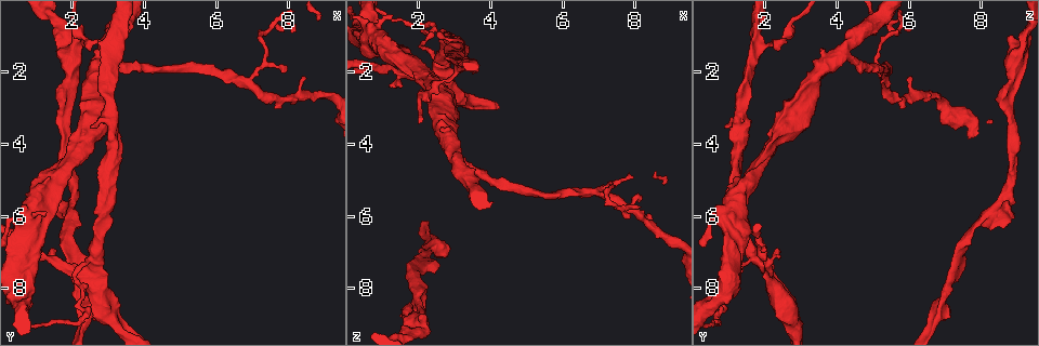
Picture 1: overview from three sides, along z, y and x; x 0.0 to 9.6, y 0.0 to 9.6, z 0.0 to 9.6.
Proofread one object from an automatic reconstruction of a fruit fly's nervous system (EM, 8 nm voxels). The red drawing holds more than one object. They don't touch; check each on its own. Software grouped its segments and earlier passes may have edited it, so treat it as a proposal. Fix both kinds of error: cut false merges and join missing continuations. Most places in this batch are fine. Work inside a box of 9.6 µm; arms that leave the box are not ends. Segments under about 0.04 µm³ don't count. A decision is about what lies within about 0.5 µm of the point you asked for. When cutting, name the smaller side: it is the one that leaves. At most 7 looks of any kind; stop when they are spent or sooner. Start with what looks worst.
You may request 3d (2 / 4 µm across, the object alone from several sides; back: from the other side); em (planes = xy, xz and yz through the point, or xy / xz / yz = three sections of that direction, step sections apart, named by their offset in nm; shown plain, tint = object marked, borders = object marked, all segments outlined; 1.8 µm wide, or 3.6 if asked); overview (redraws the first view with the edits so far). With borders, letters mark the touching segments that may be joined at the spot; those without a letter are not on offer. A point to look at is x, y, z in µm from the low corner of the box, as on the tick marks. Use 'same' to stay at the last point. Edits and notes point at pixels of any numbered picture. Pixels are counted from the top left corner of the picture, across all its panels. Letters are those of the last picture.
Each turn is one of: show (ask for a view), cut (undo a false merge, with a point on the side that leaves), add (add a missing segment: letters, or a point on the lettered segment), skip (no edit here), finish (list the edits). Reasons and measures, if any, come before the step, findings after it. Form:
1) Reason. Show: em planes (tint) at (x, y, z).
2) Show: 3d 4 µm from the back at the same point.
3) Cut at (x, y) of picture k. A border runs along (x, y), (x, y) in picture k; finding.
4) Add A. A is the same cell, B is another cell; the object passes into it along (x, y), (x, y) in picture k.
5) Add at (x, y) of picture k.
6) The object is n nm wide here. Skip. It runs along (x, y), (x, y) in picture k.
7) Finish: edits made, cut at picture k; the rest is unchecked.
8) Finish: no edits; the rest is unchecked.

Show: em planes (borders) at (1.50, 6.85, 2.30).

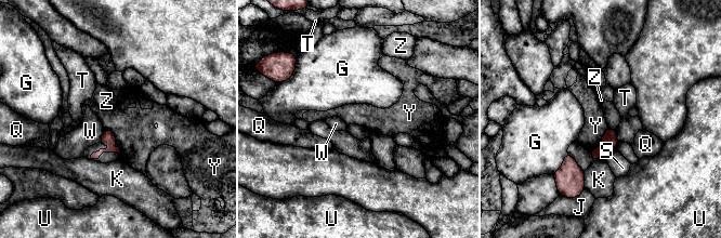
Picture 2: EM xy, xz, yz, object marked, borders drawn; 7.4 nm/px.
Skip. G, J, K, Q, S, T, U, W, Y and Z are other cells; no lettered segment goes on from it.

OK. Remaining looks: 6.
Closes a loop. Show: 3d 2 µm at (1.95, 3.10, 8.90).

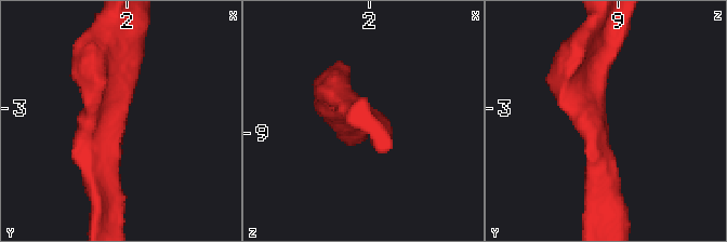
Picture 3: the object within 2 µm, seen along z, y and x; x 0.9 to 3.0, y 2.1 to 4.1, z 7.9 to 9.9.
Show: em planes (borders) at (2.00, 3.12, 8.90).

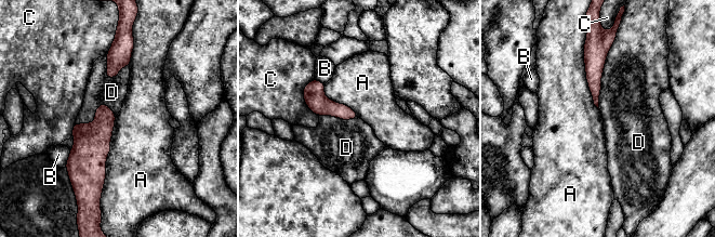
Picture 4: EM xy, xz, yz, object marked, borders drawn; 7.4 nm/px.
The longest contact is with A, 550 nm. Skip. A, B, C and D are other cells; it runs along (605, 52), (595, 62), (596, 102) in picture 4; continuous, no second cell.

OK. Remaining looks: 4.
Sudden change in width. Show: 3d 4 µm at (1.30, 5.15, 1.45).

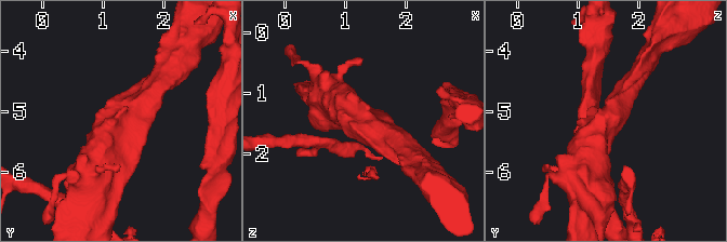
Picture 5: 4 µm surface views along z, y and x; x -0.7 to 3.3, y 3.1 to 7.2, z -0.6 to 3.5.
The arms are 280, 600 nm wide; need the tissue. Show: em planes (borders) at (1.30, 5.15, 1.45).

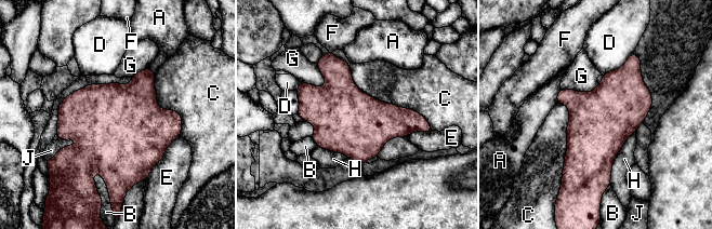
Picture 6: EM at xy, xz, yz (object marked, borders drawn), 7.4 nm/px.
Skip. A, B, C, D, E, F, G, H and J are other cells; a border runs along (348, 66), (432, 129) in picture 6; continuous, no second cell.

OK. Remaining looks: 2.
Finish: no edits; the rest is unchecked.

